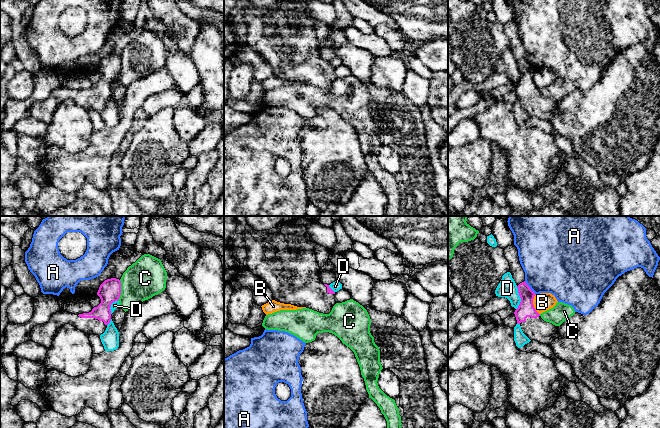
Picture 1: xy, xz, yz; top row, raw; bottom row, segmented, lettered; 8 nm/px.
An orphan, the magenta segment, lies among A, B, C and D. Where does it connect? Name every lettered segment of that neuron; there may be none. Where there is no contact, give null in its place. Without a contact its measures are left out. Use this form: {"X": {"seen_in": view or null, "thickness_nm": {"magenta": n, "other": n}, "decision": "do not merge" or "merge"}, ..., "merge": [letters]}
{"A": {"seen_in": "yz", "thickness_nm": {"magenta": 130, "other": 440}, "decision": "do not merge"}, "B": {"seen_in": "yz", "thickness_nm": {"magenta": 130, "other": 150}, "decision": "do not merge"}, "C": {"seen_in": "xy", "thickness_nm": {"magenta": 180, "other": 320}, "decision": "do not merge"}, "D": {"seen_in": "yz", "thickness_nm": {"magenta": 130, "other": 150}, "decision": "do not merge"}, "merge": []}

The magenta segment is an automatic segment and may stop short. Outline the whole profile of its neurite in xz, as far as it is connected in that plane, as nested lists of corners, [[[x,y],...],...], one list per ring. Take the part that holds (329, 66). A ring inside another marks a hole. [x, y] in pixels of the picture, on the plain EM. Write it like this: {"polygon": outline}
{"polygon": [[[246,0],[245,4],[242,11],[246,18],[247,33],[243,40],[272,67],[273,76],[329,90],[336,80],[335,68],[319,55],[321,45],[314,28],[317,19],[308,10],[306,1],[279,0],[276,3],[281,6],[279,9],[267,10],[259,14],[251,11],[253,6],[251,2]],[[266,19],[275,23],[275,34],[268,35],[265,32]]]}

